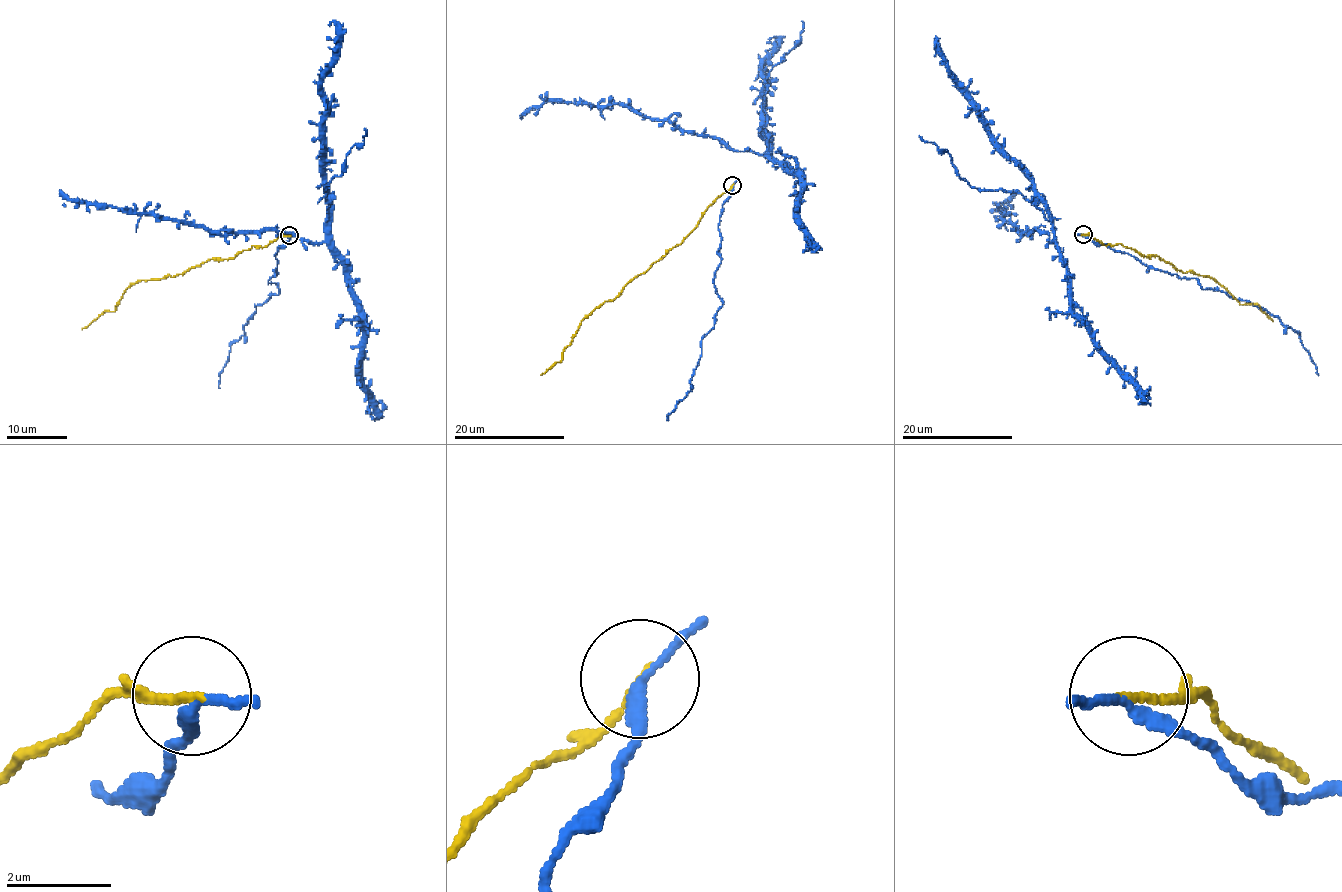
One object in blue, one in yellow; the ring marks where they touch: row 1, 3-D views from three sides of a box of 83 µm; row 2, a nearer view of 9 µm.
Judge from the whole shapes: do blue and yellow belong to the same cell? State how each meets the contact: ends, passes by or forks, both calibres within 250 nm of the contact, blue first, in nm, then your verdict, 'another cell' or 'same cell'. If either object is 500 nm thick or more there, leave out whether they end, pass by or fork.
blue passes by | yellow ends | 200/140 nm | another cell

